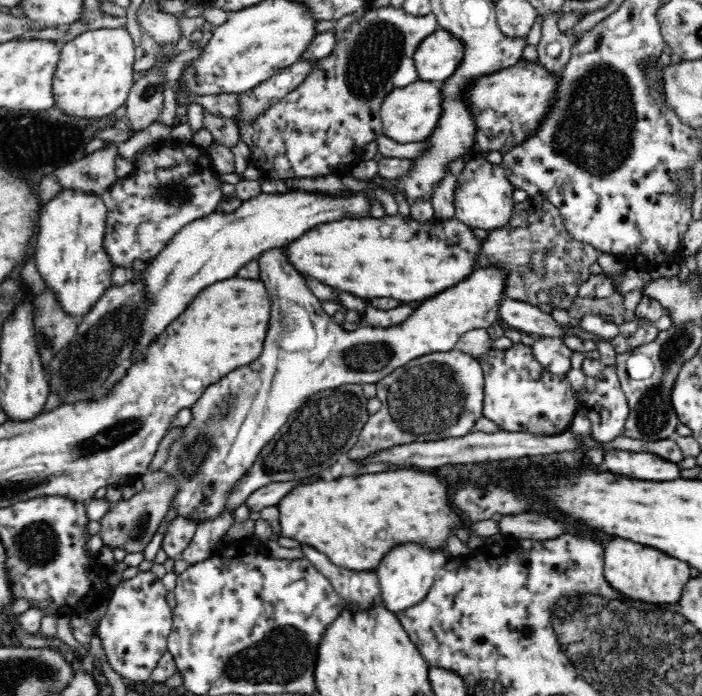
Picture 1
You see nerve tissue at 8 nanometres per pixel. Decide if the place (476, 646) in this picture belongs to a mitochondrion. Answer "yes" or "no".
no

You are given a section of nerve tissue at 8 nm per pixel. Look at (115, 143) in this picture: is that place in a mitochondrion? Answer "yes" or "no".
no

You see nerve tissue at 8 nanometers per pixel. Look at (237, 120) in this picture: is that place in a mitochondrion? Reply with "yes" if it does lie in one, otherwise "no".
no

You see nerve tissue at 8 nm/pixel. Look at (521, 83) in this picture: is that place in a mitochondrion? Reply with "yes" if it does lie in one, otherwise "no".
no

